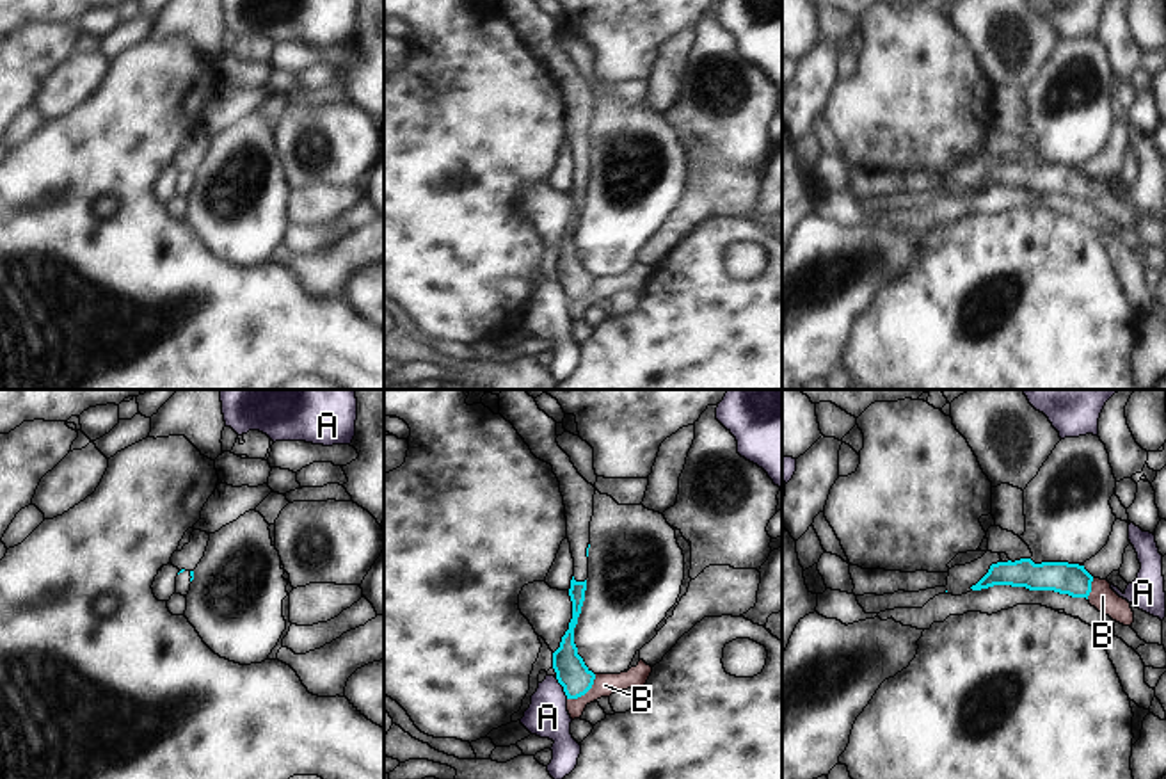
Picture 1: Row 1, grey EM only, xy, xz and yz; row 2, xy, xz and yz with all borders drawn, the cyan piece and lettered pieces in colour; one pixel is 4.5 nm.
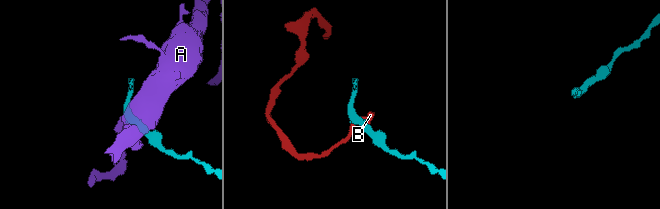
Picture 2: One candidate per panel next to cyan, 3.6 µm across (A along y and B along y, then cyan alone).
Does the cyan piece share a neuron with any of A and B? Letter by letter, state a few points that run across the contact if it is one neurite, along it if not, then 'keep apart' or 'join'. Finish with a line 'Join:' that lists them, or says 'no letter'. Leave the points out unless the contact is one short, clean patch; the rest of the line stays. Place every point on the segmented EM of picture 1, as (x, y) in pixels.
A: line xz (555, 678), (567, 698); keep apart
B: line xz (596, 674), (583, 694), (567, 699); keep apart
Join: no letter

